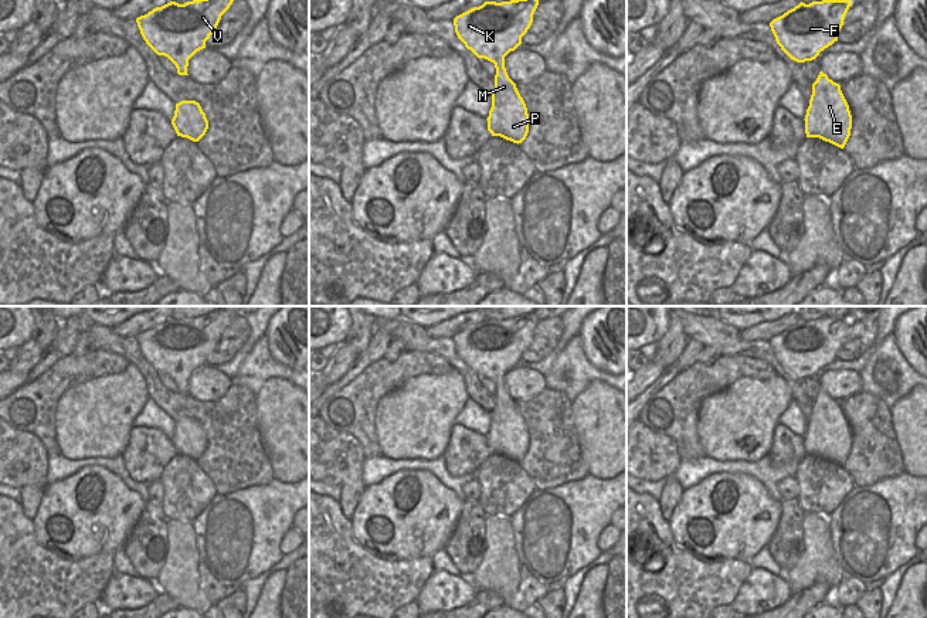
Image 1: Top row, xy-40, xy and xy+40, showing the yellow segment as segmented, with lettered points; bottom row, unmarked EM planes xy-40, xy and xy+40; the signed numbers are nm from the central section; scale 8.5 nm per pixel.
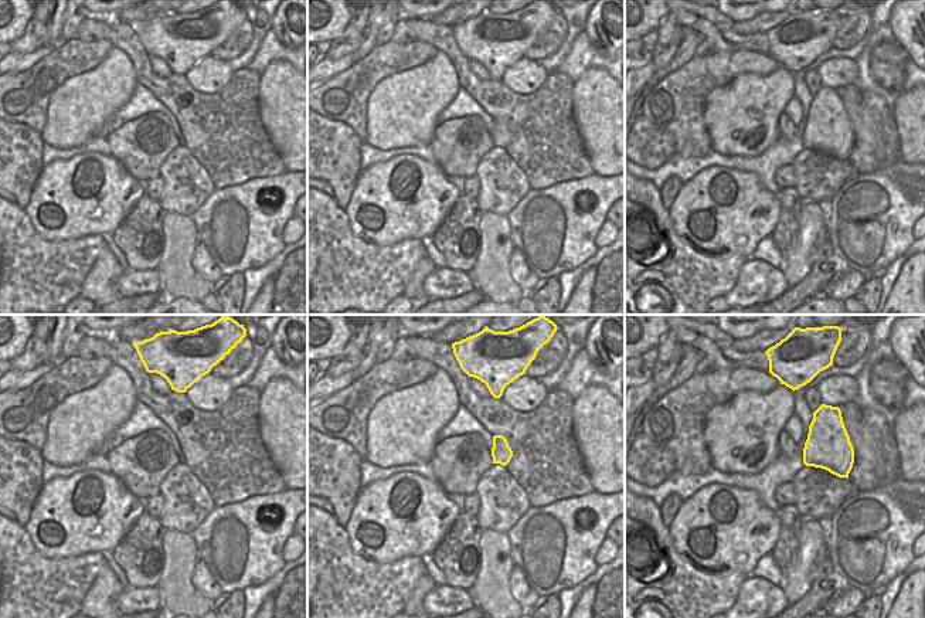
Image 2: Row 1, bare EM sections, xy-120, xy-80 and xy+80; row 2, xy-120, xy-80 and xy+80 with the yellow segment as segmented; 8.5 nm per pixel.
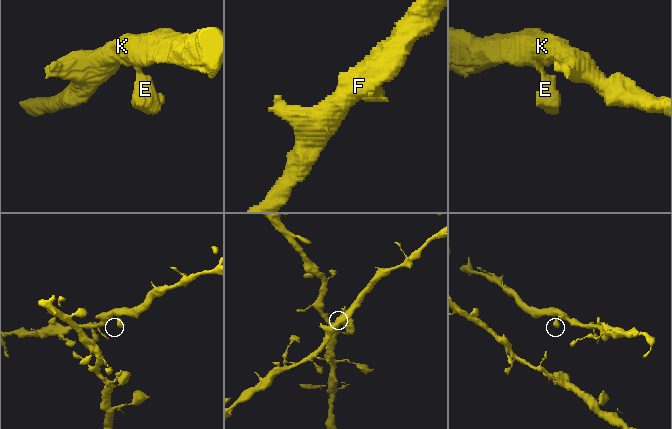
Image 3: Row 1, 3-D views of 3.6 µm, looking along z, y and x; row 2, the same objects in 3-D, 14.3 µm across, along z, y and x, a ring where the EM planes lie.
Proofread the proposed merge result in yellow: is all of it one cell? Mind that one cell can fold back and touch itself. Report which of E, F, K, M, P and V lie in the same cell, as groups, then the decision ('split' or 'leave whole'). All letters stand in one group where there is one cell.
groups E F K M P V; leave whole

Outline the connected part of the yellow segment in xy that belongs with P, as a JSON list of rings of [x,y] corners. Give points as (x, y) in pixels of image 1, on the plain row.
[[[534,313],[510,319],[485,319],[454,336],[458,356],[478,376],[495,381],[495,408],[488,434],[488,448],[513,461],[529,451],[529,431],[516,401],[505,386],[505,374],[522,361],[539,323]]]

